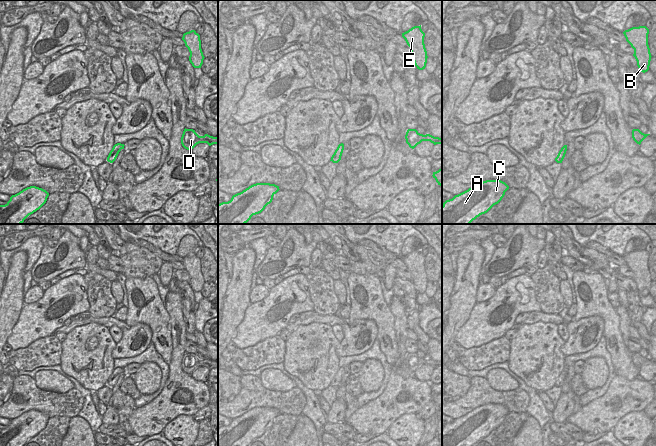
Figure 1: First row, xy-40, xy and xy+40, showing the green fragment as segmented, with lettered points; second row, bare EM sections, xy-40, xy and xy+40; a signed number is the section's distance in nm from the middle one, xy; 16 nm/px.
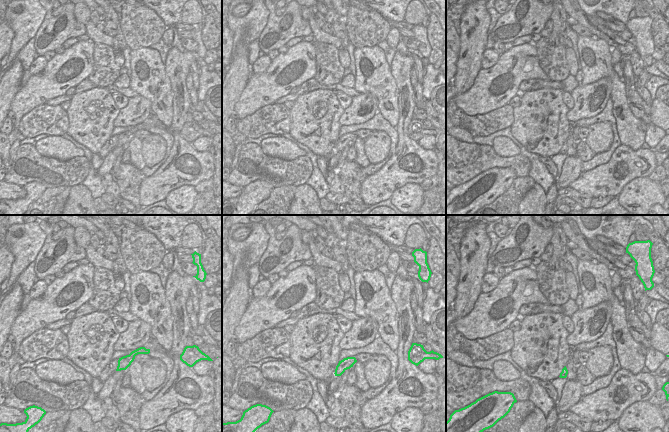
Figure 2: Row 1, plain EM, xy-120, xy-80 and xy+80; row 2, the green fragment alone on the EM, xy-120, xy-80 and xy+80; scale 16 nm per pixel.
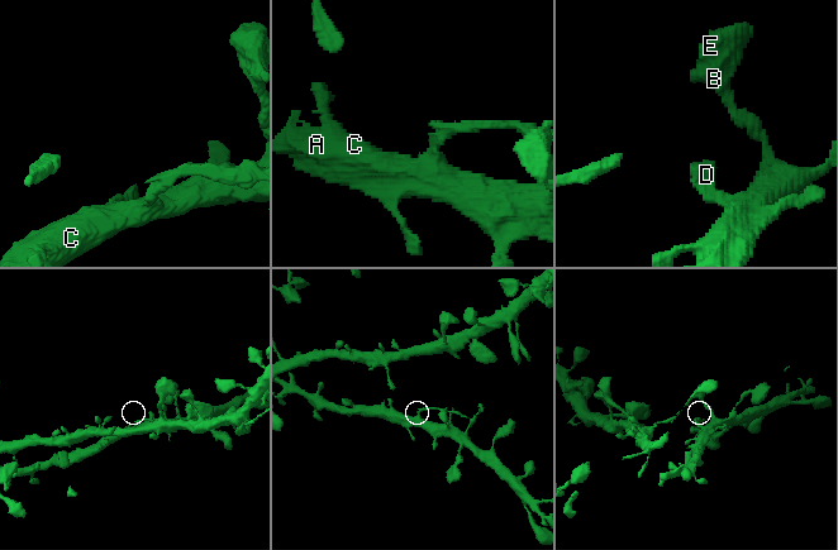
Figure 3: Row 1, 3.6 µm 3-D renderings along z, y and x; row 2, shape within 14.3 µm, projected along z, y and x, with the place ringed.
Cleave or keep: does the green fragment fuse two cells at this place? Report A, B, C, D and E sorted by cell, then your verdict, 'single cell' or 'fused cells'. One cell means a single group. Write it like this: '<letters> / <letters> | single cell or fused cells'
A B C E / D | fused cells

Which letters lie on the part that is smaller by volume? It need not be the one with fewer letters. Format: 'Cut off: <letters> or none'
Cut off: D

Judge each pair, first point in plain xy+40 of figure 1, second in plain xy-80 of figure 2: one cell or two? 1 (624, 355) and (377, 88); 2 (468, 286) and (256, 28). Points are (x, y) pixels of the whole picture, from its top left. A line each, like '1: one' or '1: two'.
1: one
2: two

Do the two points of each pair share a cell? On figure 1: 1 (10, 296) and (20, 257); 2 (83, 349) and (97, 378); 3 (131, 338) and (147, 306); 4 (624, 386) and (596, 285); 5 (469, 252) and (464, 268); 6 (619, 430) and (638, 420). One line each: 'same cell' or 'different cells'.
1: same cell
2: same cell
3: different cells
4: different cells
5: same cell
6: same cell

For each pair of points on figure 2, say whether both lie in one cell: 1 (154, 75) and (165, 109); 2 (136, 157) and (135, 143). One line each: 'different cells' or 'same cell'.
1: same cell
2: same cell

